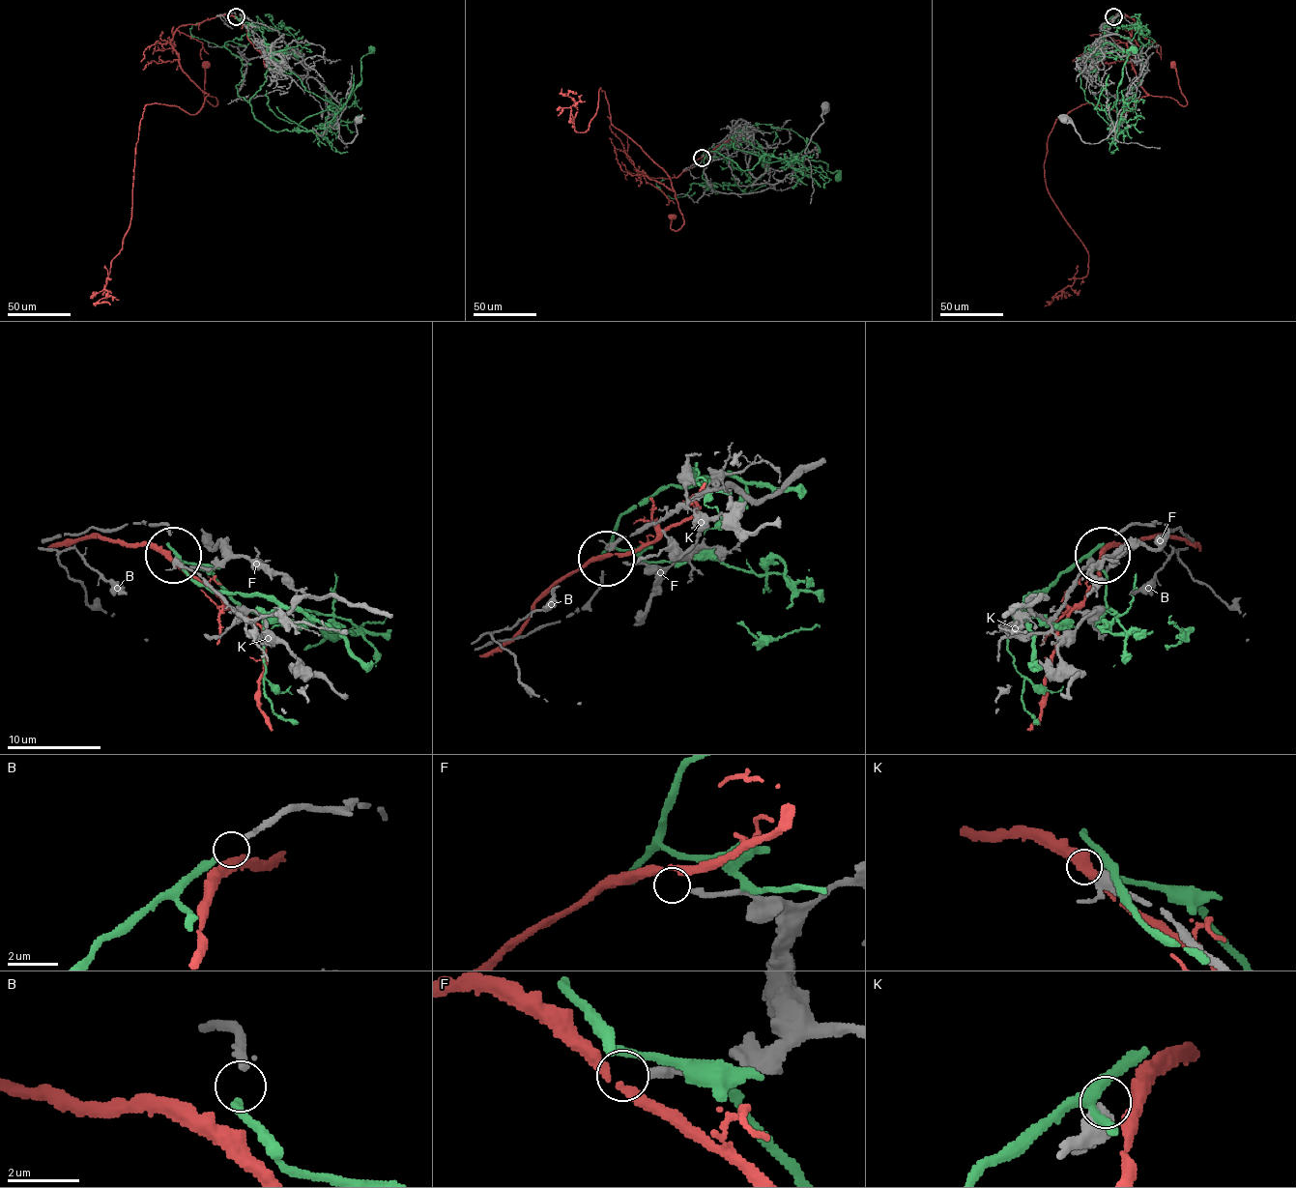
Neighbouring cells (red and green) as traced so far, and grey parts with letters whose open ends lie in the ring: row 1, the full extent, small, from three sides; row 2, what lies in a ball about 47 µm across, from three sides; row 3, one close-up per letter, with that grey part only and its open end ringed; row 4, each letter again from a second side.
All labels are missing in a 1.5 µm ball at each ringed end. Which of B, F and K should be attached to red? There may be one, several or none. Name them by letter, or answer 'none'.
none

